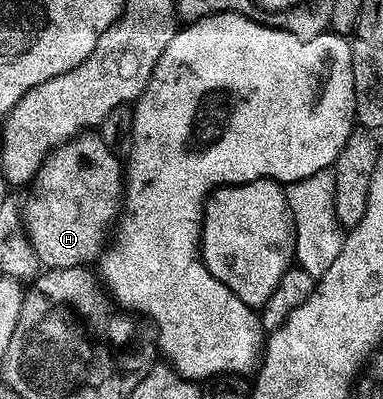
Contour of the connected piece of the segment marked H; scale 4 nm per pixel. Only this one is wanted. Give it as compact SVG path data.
M80 136L64 146L59 146L43 161L34 179L35 191L25 202L27 235L37 252L39 263L46 269L71 268L90 265L104 253L103 233L111 221L118 219L125 202L125 170L118 153L104 144L99 136Z

